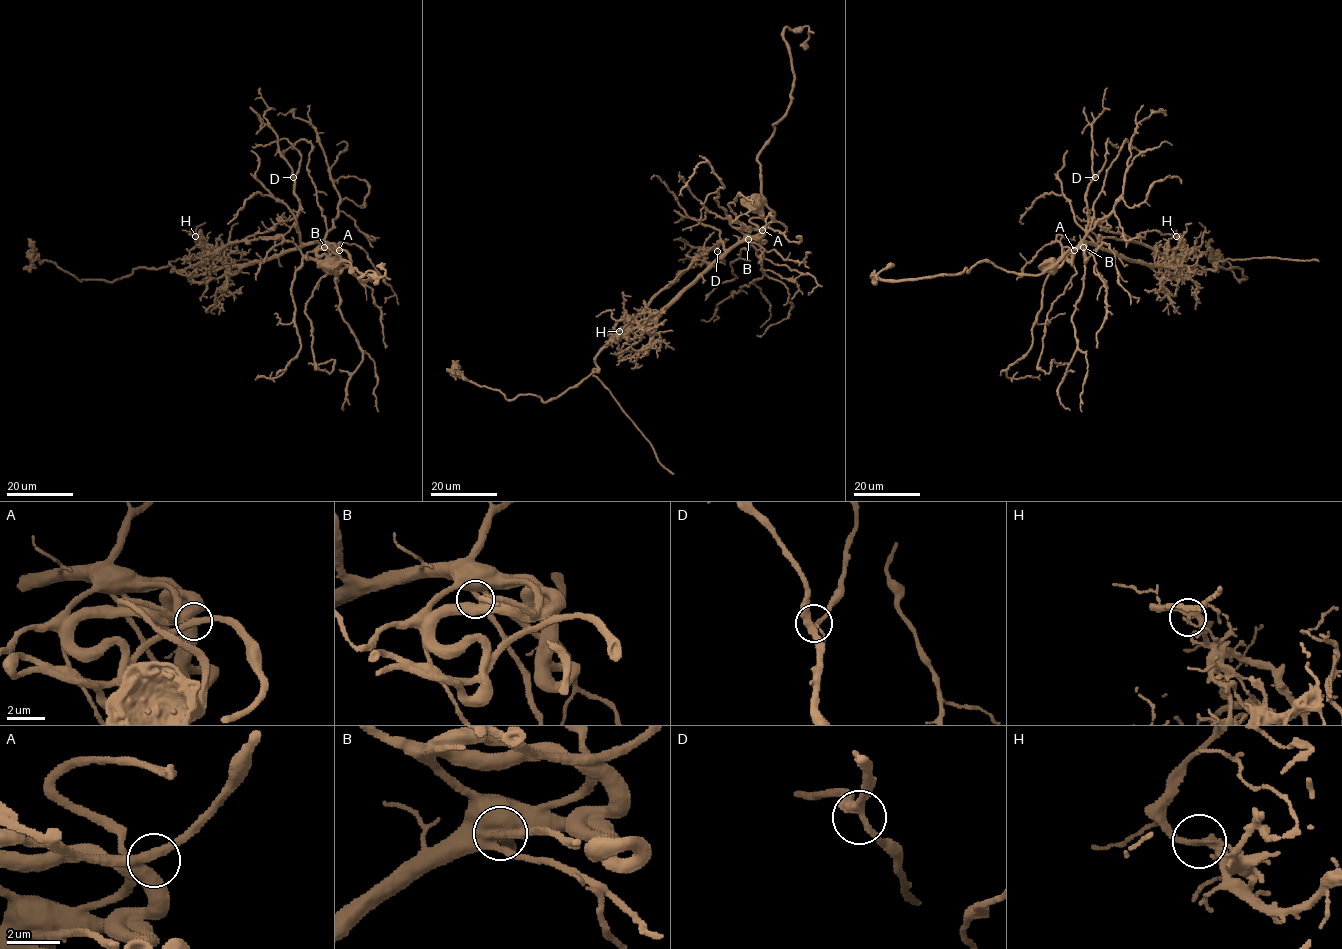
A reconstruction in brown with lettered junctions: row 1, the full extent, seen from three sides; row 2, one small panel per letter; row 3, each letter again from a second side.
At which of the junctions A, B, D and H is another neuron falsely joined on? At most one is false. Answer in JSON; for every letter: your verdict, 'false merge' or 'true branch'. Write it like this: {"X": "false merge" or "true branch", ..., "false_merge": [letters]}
{"A": "true branch", "B": "true branch", "D": "true branch", "H": "false merge", "false_merge": ["H"]}

